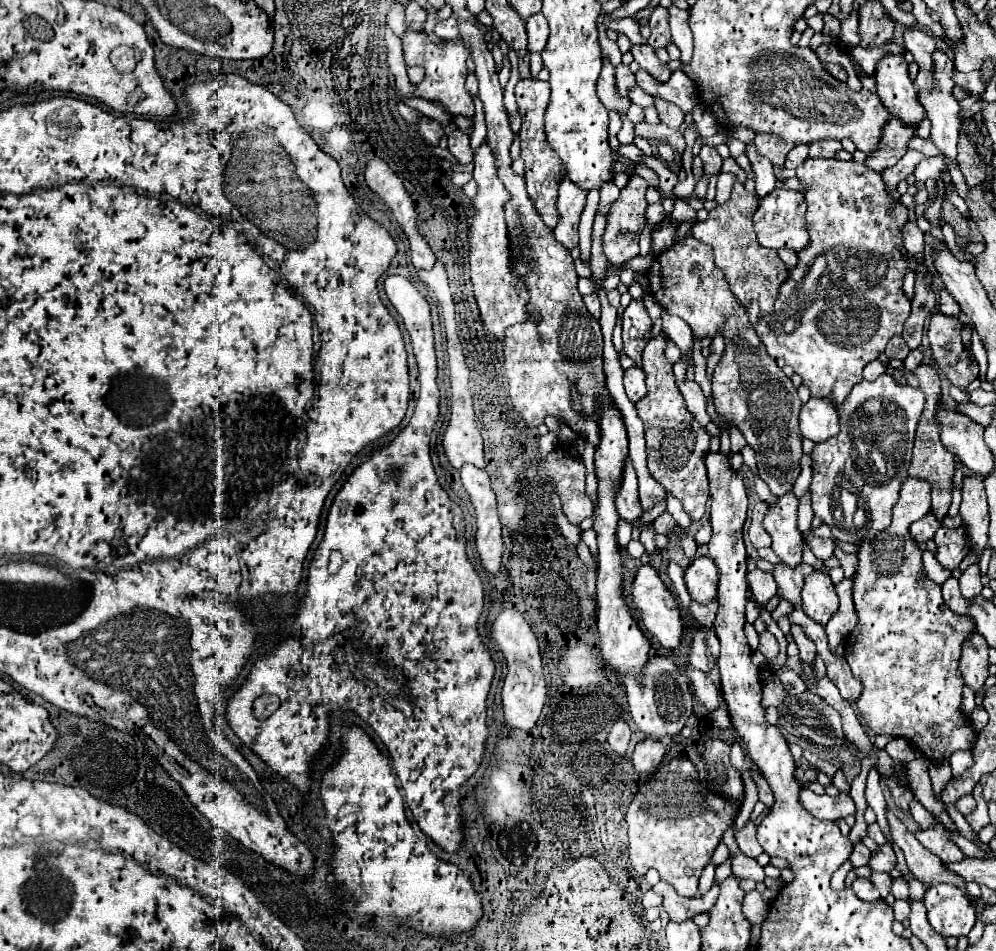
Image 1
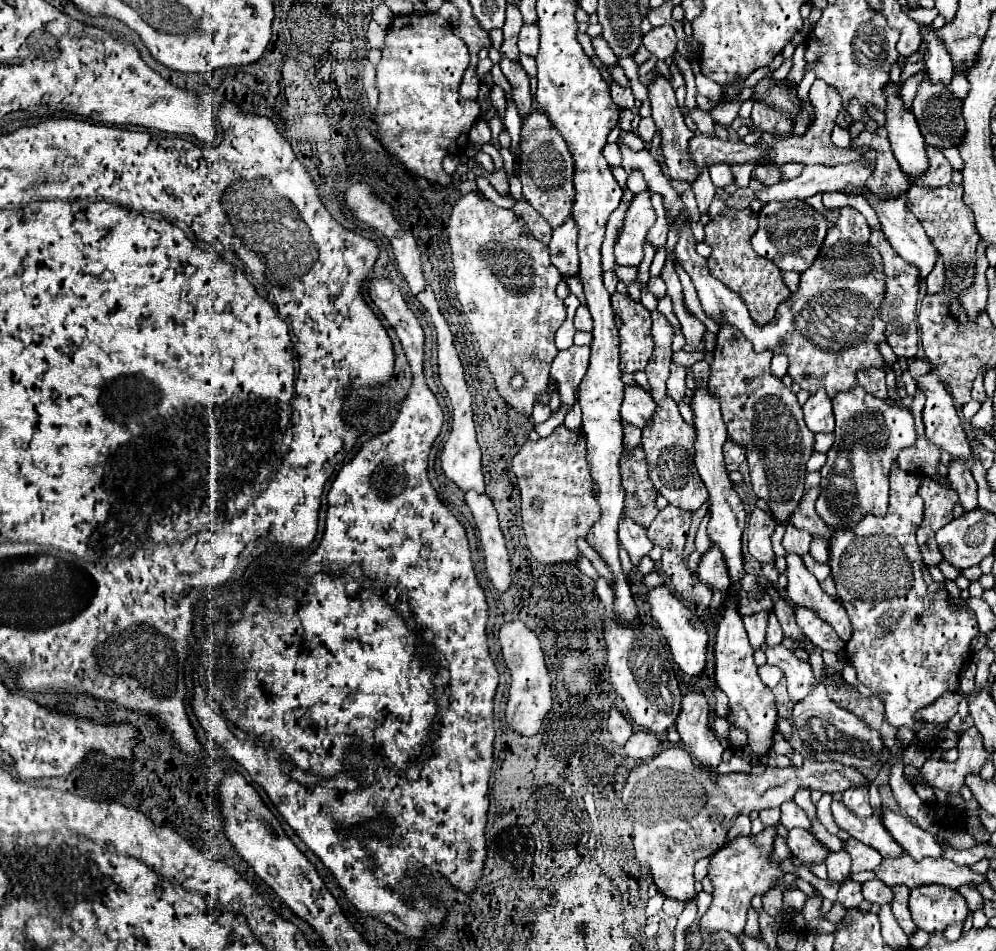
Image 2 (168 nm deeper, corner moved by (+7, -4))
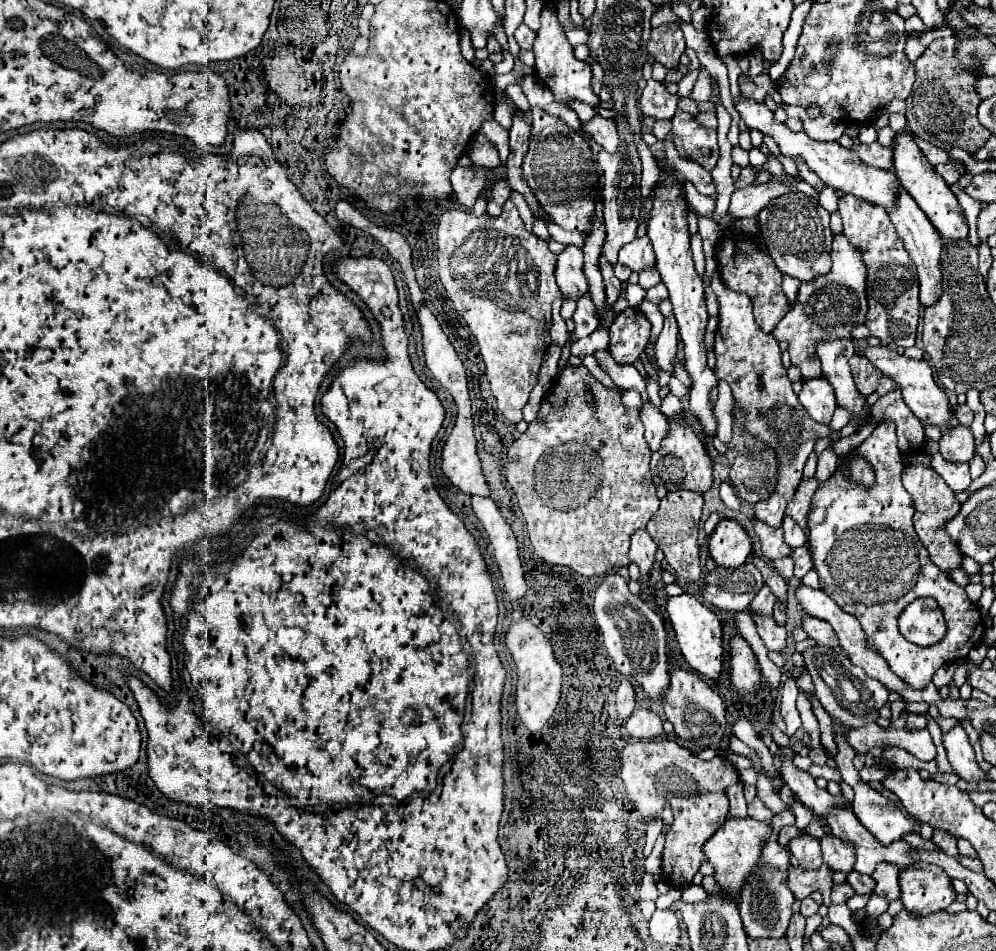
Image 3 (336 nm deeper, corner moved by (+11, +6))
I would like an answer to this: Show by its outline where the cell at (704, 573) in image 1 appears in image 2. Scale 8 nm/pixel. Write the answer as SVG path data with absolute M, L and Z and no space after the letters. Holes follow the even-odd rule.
M713 545L699 563L697 569L697 577L707 583L709 587L717 587L721 591L729 591L731 579L729 579L729 571L727 571L727 563L723 559L723 553L717 545Z

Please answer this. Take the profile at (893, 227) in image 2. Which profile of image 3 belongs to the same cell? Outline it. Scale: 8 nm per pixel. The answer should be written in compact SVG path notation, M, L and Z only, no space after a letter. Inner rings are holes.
M741 97L737 103L735 103L739 115L743 117L743 121L747 123L747 129L739 135L739 145L749 151L753 145L749 141L749 131L751 129L759 129L763 135L769 135L773 137L773 141L779 145L779 151L787 157L801 157L821 179L823 183L827 183L829 187L833 189L839 189L839 191L845 191L845 193L851 193L863 201L869 201L873 205L879 205L883 207L889 215L893 213L893 209L897 209L897 193L903 189L901 187L901 181L897 179L895 171L887 169L887 171L881 171L877 167L869 167L865 165L863 161L859 161L859 157L841 147L837 141L831 141L831 143L821 143L821 141L813 141L807 137L805 131L799 131L799 133L793 133L791 129L787 129L783 123L777 123L773 119L773 113L769 111L769 107L765 103L757 103L757 101L751 101L751 99L745 99Z

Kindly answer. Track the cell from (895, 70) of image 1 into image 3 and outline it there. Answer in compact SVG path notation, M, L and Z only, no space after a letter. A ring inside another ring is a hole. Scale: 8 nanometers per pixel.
M907 129L895 133L893 163L895 163L895 173L897 173L903 189L913 195L913 199L923 209L923 213L929 217L933 227L941 233L941 237L945 237L945 239L963 239L967 235L969 227L967 227L967 219L963 215L963 209L957 203L957 197L951 193L949 185L943 181L943 177L935 171L935 167L921 153L921 149L915 143L913 133L909 133Z

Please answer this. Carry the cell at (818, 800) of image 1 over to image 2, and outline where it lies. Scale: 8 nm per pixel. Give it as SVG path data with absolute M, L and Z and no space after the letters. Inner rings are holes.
M787 801L779 809L781 809L781 825L783 827L787 827L787 829L793 829L793 827L809 829L811 827L809 817L805 815L805 811L795 801Z

